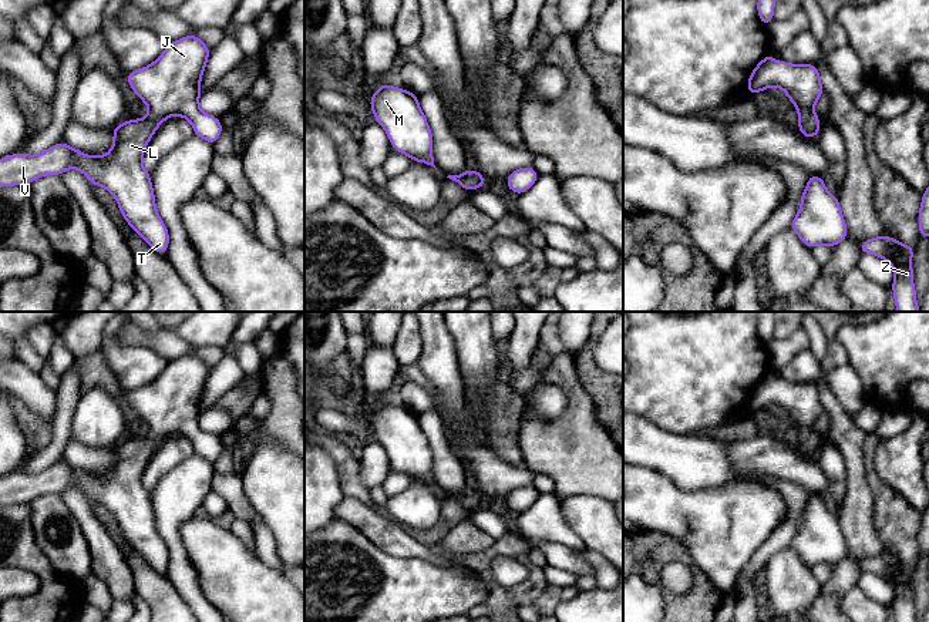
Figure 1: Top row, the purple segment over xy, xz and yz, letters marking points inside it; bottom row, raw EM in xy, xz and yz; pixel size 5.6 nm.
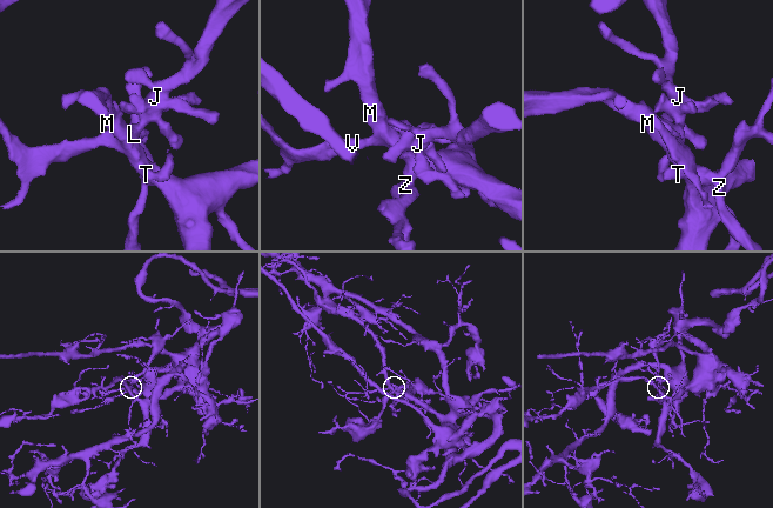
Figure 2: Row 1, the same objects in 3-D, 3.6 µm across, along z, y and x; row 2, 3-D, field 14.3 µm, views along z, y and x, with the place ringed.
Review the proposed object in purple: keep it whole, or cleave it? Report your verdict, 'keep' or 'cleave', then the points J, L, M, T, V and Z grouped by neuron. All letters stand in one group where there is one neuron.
keep | J L M T V Z

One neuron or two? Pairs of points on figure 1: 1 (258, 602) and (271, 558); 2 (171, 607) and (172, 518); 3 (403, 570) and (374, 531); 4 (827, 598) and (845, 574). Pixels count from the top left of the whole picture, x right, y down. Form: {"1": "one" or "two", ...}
{"1": "two", "2": "two", "3": "two", "4": "one"}

